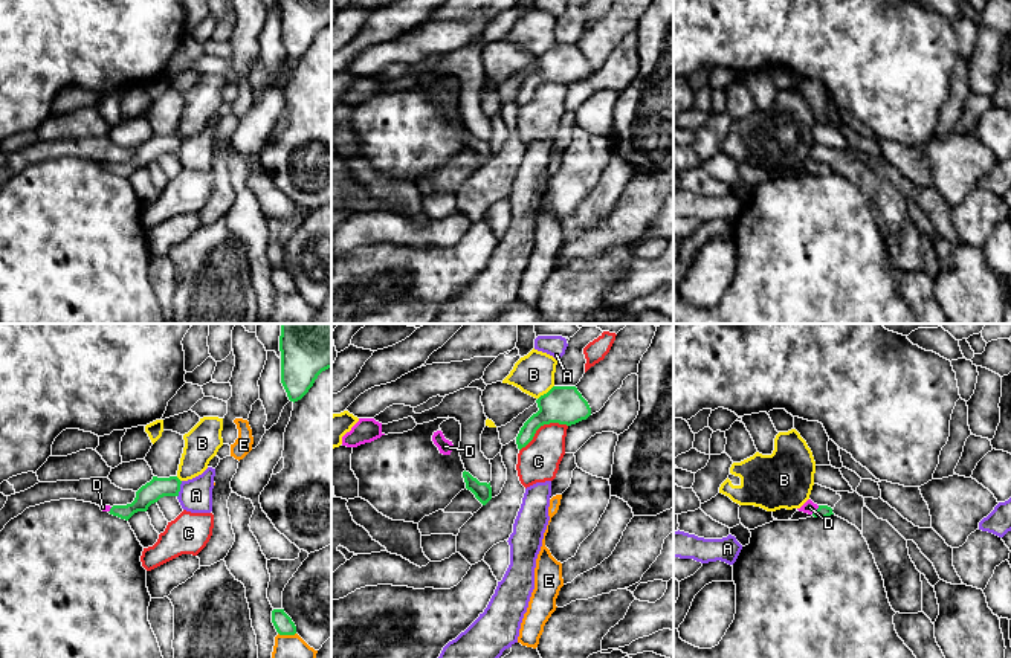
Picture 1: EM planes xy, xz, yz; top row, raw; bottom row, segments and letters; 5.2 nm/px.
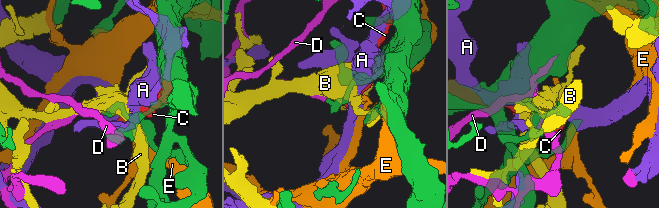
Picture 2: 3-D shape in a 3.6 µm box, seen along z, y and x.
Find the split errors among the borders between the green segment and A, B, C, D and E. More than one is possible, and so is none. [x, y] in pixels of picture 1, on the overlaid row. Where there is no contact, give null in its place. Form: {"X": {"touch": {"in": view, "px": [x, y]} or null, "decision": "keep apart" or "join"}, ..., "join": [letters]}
{"A": {"touch": {"in": "xy", "px": [179, 489]}, "decision": "keep apart"}, "B": {"touch": {"in": "xz", "px": [547, 393]}, "decision": "keep apart"}, "C": {"touch": {"in": "xz", "px": [541, 425]}, "decision": "keep apart"}, "D": {"touch": {"in": "yz", "px": [816, 510]}, "decision": "join"}, "E": {"touch": {"in": "xy", "px": [287, 634]}, "decision": "keep apart"}, "join": ["D"]}

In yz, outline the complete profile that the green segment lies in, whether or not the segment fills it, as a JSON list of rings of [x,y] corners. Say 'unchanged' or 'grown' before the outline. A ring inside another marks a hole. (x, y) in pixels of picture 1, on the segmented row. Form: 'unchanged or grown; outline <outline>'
grown; outline [[[808,499],[800,508],[797,508],[799,511],[812,514],[814,518],[828,518],[832,513],[832,508],[828,505],[817,505],[814,504],[811,499]]]

